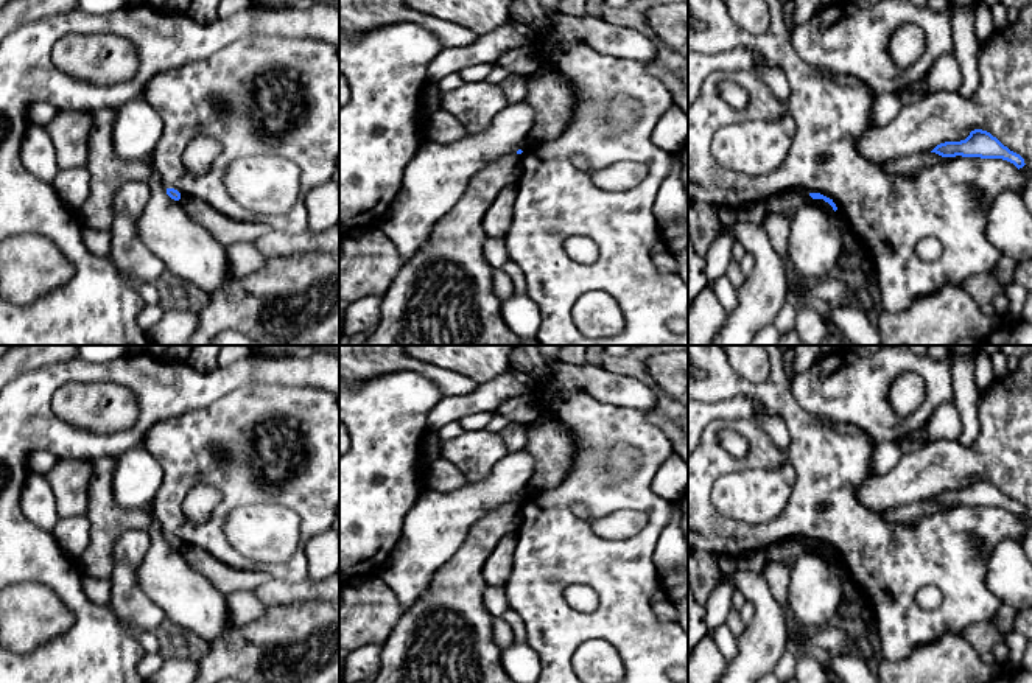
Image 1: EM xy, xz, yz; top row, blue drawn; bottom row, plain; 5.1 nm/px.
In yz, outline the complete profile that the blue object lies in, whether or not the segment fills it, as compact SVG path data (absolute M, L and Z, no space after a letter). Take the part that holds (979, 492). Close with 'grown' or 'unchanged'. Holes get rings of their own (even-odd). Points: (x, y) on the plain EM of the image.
M974 478L965 489L945 490L937 493L931 501L942 506L981 506L981 507L1002 507L1013 512L1018 518L1023 517L1024 507L1004 495L996 485L982 478Z; unchanged

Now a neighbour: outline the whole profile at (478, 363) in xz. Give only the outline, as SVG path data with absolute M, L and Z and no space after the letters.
M408 345L406 353L484 384L512 372L514 349L515 345Z

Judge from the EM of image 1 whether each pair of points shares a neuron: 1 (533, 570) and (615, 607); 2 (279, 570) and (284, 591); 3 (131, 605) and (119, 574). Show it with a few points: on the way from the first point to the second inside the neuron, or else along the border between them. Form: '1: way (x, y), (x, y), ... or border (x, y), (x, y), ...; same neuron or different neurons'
1: way (554, 570), (586, 570), (601, 585); same neuron
2: border (273, 577), (282, 582), (307, 579); different neurons
3: way (126, 598), (125, 582); same neuron

